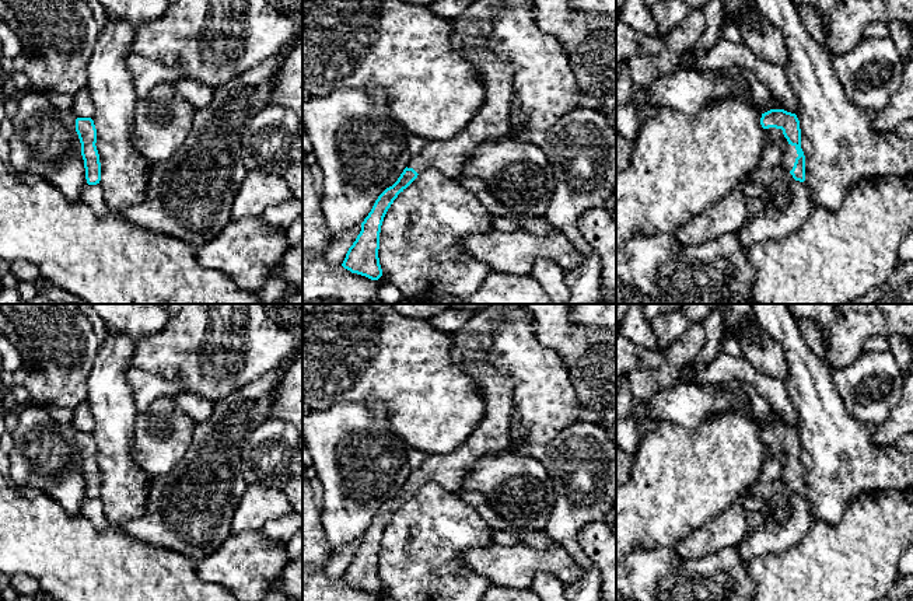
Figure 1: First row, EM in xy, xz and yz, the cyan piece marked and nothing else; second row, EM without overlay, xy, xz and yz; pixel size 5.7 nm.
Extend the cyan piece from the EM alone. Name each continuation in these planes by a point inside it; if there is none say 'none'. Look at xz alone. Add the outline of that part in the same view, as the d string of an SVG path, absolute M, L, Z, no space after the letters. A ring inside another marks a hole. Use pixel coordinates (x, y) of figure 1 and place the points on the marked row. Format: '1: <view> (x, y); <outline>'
1: xz (492, 121); M475 0L458 18L451 20L455 36L454 49L483 77L485 97L471 122L451 140L430 140L412 157L407 168L417 174L434 168L444 175L458 178L469 156L483 143L511 136L511 81L508 60L487 46L492 20L503 0Z

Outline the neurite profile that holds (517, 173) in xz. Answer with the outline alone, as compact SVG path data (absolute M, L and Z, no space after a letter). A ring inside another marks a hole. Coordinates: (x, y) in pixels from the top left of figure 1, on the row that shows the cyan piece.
M513 136L483 143L461 175L482 179L503 206L535 217L546 216L556 188L546 154Z

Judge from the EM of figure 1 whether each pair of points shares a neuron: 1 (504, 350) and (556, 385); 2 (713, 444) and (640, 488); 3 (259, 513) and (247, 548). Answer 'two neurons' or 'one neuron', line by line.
1: one neuron
2: one neuron
3: two neurons

